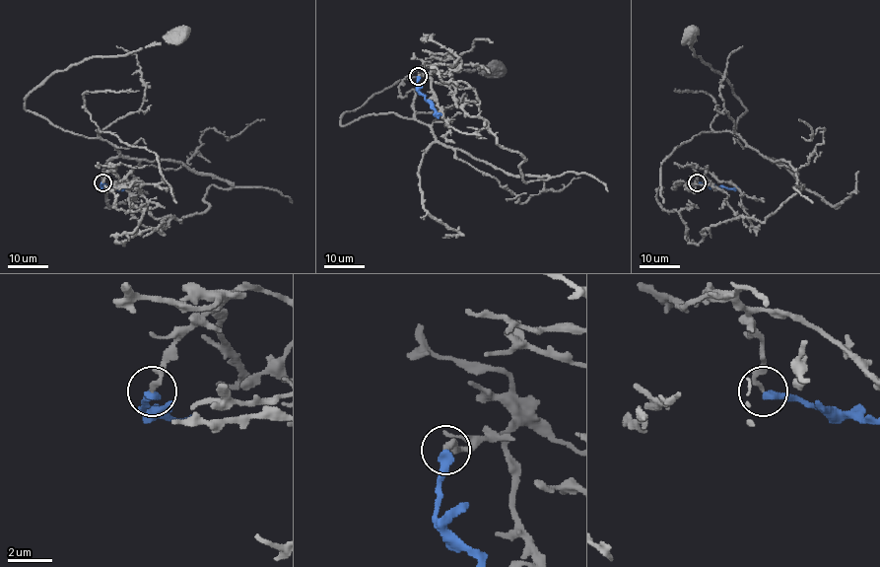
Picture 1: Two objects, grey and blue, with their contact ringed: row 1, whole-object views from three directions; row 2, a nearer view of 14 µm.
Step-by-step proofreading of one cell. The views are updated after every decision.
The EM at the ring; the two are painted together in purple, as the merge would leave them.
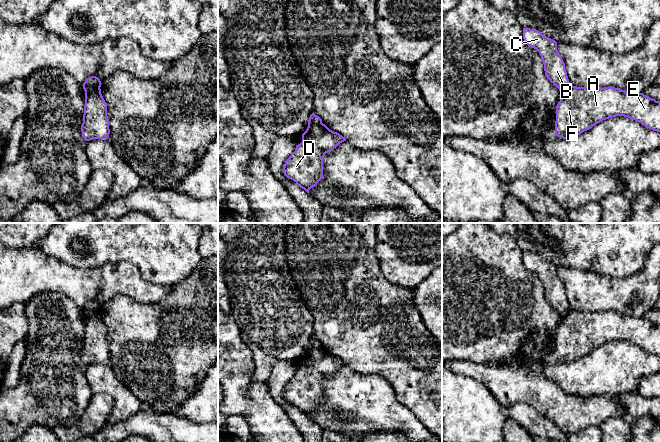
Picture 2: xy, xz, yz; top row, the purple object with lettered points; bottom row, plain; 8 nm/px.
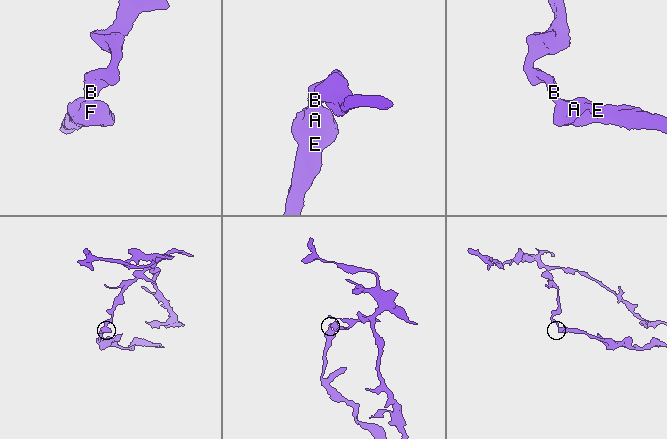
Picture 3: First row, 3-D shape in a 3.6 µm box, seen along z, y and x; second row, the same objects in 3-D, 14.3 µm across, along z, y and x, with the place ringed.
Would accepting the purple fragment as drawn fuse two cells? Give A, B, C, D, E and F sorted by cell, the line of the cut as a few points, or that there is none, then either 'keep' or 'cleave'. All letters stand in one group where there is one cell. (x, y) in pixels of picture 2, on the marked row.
A D E F / B C; cut in xy along (99, 87), (85, 92); cleave

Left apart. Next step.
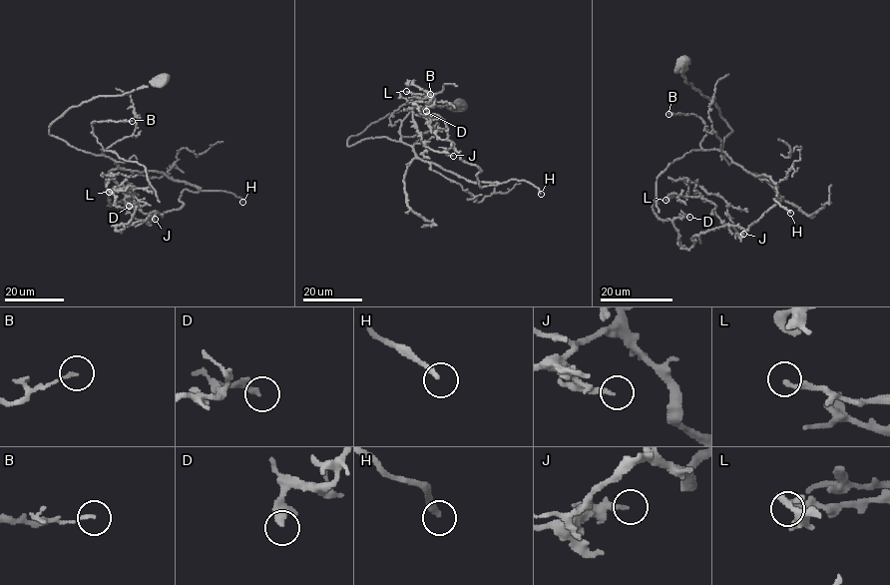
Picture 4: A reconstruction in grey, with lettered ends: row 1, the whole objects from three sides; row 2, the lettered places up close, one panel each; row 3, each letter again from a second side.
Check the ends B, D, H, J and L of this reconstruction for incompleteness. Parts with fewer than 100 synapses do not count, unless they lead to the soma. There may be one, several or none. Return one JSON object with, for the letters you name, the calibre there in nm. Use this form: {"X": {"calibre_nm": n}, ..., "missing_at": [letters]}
{"H": {"calibre_nm": 240}, "missing_at": ["H"]}

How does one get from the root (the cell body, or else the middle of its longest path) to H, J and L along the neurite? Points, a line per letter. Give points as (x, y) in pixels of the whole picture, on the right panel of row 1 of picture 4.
H: (682, 63), (686, 82), (719, 109), (732, 131), (721, 152), (750, 174), (769, 177), (774, 200), (790, 213)
J: (682, 63), (686, 82), (732, 131), (721, 152), (769, 177), (782, 198), (747, 229), (734, 227), (743, 234)
L: (682, 63), (732, 131), (721, 152), (782, 198), (745, 230), (725, 227), (699, 198), (666, 200)

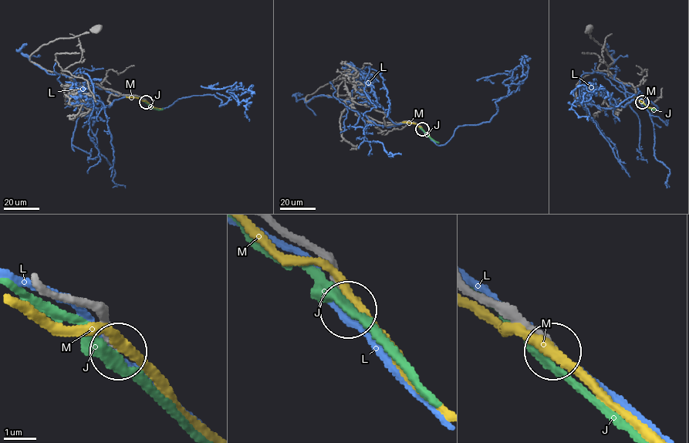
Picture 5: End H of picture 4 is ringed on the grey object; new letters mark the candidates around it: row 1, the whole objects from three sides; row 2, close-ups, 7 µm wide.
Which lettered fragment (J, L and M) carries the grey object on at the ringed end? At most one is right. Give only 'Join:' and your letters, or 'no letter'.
Join: no letter

